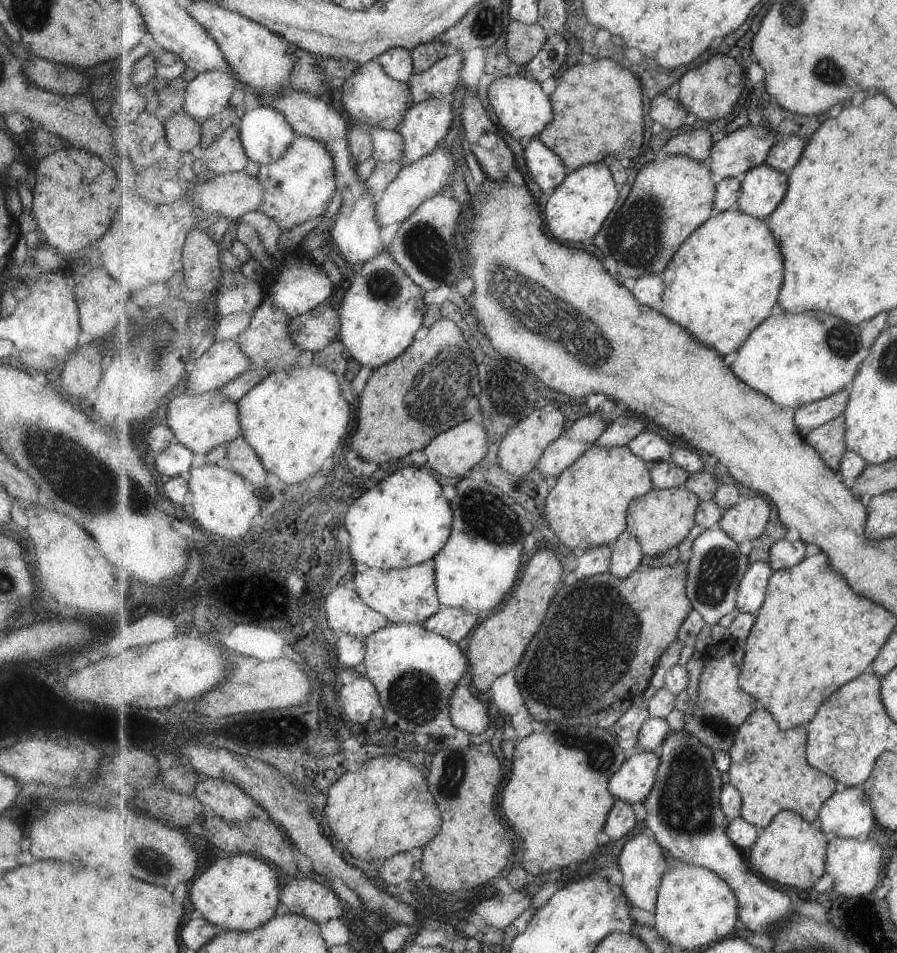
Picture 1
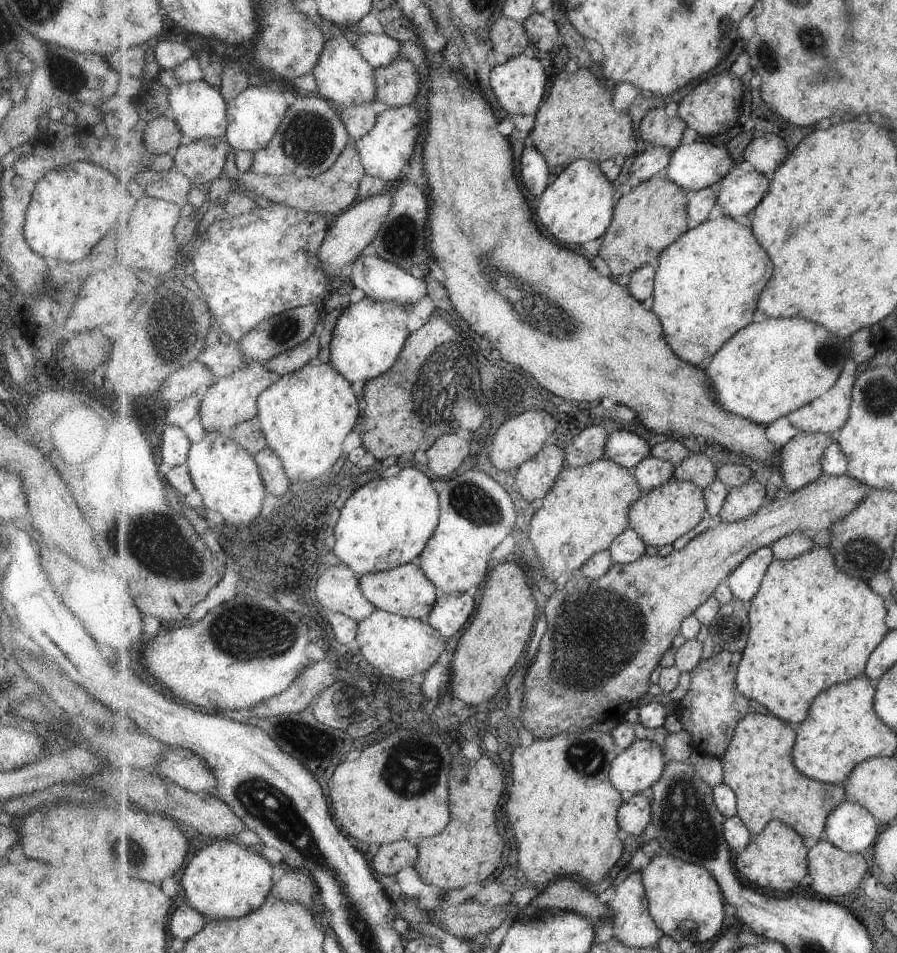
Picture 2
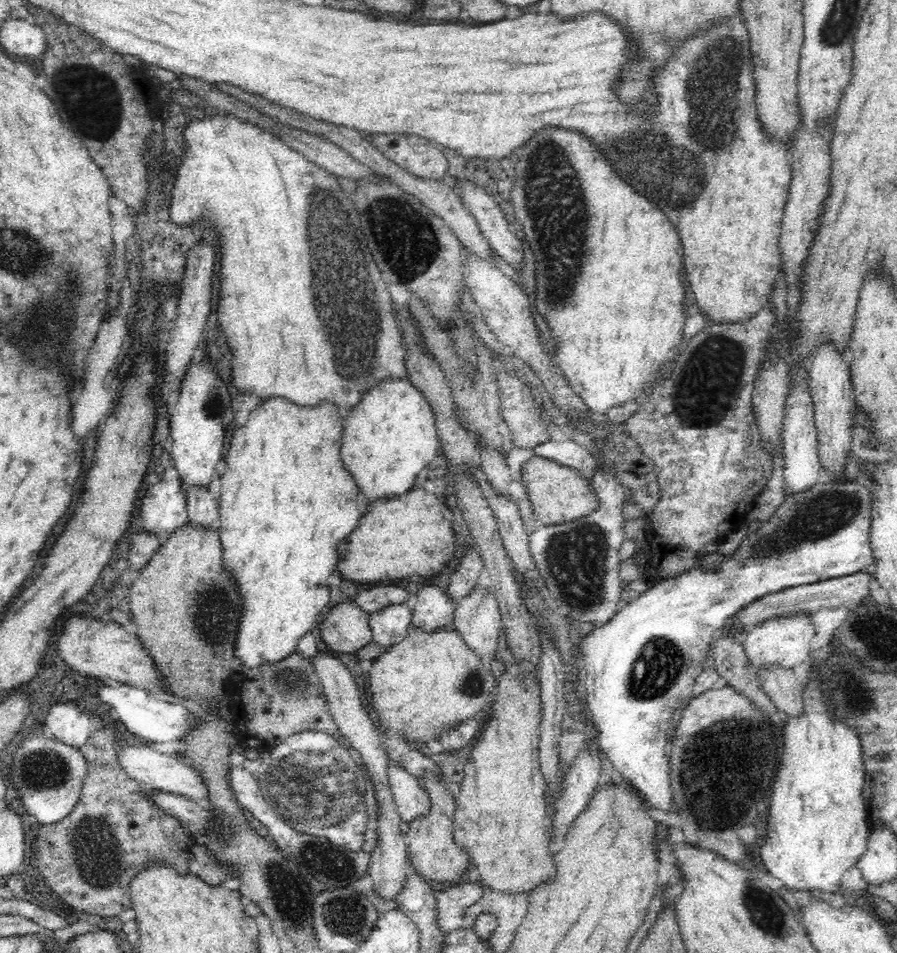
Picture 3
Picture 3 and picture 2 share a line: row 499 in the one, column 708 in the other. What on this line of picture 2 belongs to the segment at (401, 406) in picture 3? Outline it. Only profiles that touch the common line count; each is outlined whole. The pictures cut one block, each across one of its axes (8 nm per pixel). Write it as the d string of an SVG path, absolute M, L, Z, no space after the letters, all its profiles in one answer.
M766 318L759 323L751 323L731 338L731 342L727 342L719 354L715 354L707 368L707 376L711 378L711 388L717 402L727 412L749 418L757 424L771 424L809 405L837 384L847 360L852 357L845 348L847 341L845 338L837 338L825 326L819 326L813 320Z

